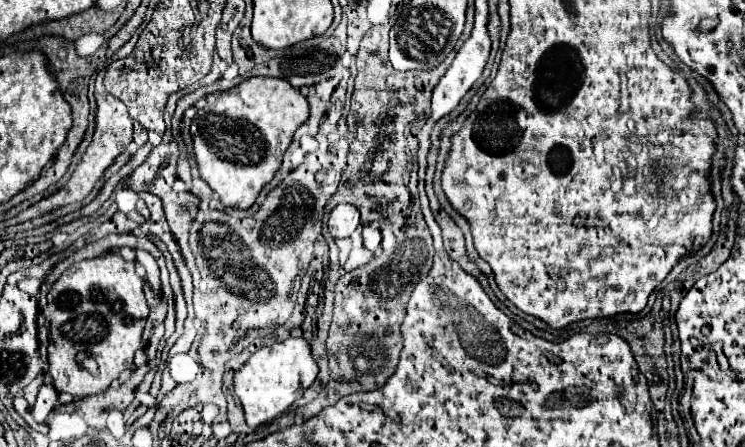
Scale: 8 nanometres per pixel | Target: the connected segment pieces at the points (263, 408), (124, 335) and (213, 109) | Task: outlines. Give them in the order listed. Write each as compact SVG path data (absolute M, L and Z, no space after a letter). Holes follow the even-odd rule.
M291 337L273 343L271 347L261 347L233 377L235 395L243 405L247 425L255 429L283 415L303 395L303 391L313 385L317 375L319 375L319 365L311 355L311 345L303 337Z
M109 251L95 259L85 259L73 263L53 285L47 295L47 305L43 309L45 327L49 329L49 375L53 377L53 387L59 393L71 393L73 397L87 397L103 393L111 381L115 381L125 369L135 369L133 355L143 349L143 327L149 315L149 307L143 295L145 281L135 273L135 263L125 261L119 253ZM93 357L97 371L91 373L83 367L83 361Z
M251 77L235 89L207 95L207 103L199 107L191 123L193 149L201 177L221 197L225 207L249 209L259 191L279 171L293 133L307 119L307 97L285 79Z

